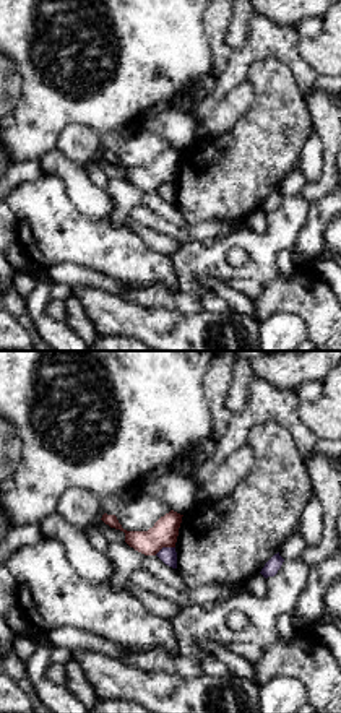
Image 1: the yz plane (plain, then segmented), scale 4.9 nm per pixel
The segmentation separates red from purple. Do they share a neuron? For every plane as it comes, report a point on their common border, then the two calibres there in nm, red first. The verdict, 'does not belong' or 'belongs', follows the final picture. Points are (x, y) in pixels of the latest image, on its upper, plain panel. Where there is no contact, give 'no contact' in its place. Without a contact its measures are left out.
meets red at (164, 182); 130 nm thick on the red side, 80 nm on the other

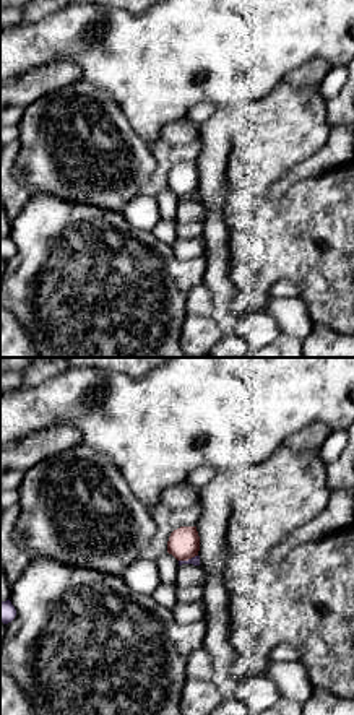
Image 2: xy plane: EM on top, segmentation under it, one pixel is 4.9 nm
meets red at (187, 195); 160 nm thick on the red side, 50 nm on the other

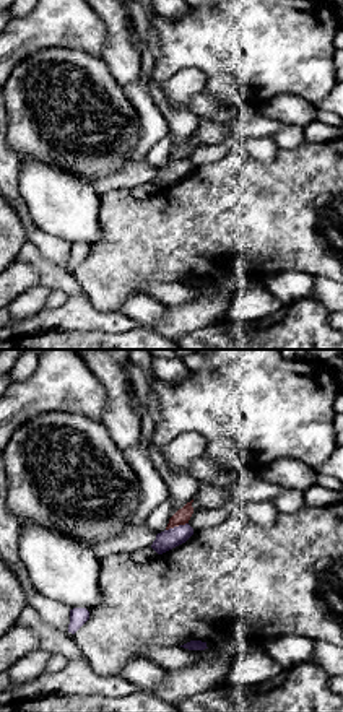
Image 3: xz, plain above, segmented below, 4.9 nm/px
meets red at (176, 161); 80 nm thick on the red side, 100 nm on the other

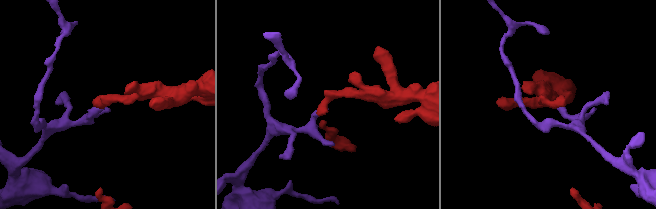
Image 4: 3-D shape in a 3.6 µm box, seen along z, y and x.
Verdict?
does not belong

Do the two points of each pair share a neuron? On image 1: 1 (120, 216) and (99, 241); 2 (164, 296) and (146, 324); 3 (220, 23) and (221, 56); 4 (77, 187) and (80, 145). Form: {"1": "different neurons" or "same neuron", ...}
{"1": "different neurons", "2": "different neurons", "3": "same neuron", "4": "different neurons"}

